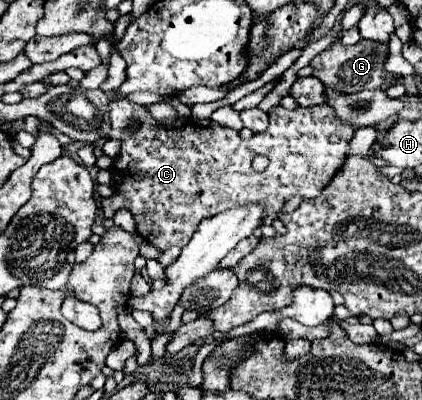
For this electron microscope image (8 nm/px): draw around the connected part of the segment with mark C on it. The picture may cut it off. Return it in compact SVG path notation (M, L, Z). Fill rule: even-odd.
M128 98L110 100L110 138L120 138L124 140L124 144L114 164L116 194L102 200L104 216L112 218L118 208L128 208L134 214L138 234L156 248L168 250L170 246L186 246L186 242L190 242L194 230L204 218L216 216L228 208L258 202L264 214L270 216L278 214L284 208L286 200L290 200L292 196L316 198L322 192L322 188L328 186L334 172L344 164L348 156L348 140L354 134L352 126L342 124L328 104L296 110L276 106L268 112L268 116L270 126L266 132L254 134L250 140L242 140L236 130L220 126L212 120L174 118L166 122L156 122L144 106L132 104ZM132 116L142 120L136 130L130 130ZM256 154L264 154L270 160L264 172L252 170L252 158Z

